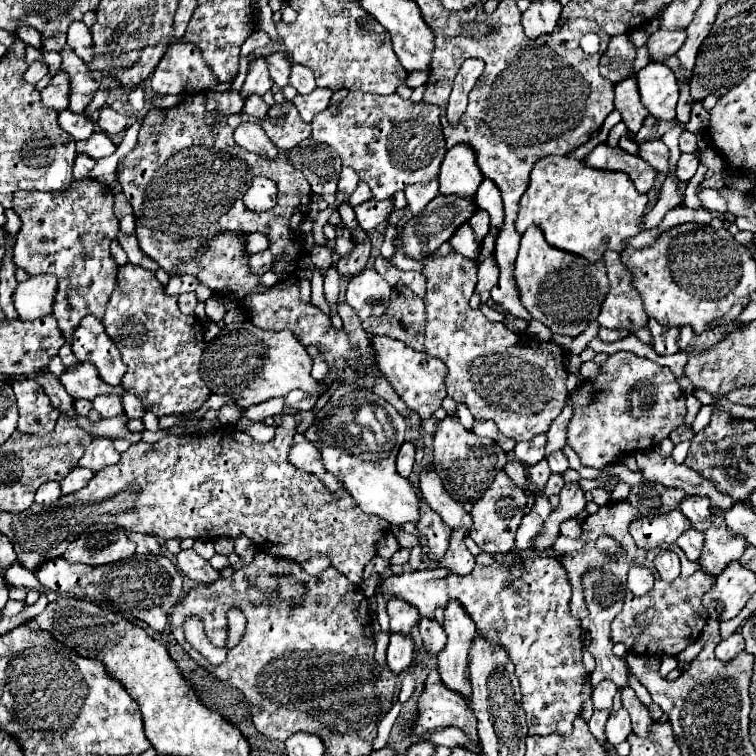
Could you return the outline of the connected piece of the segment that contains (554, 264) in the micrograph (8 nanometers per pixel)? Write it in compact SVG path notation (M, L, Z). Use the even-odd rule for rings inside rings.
M529 228L521 238L519 256L515 262L515 280L521 292L521 302L533 320L545 324L555 334L579 336L587 330L591 320L597 320L601 304L609 292L605 272L605 260L587 262L571 252L551 248L543 240L543 232L539 232L539 228Z

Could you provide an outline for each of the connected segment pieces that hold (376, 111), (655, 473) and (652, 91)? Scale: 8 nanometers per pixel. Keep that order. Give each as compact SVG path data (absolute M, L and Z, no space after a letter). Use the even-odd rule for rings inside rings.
M349 92L339 106L329 106L323 112L319 112L319 116L315 116L311 126L313 126L313 138L335 148L343 160L343 166L355 168L359 178L371 186L375 200L387 200L395 192L405 190L405 186L409 184L425 184L435 180L435 176L439 176L439 166L447 152L443 132L439 144L439 130L441 130L439 112L441 110L433 104L427 102L415 104L411 100L403 100L399 94L379 96L367 92Z
M655 450L651 452L637 452L637 466L643 474L643 480L647 482L659 482L667 488L681 488L689 496L705 496L711 500L713 506L727 510L733 506L733 500L729 496L723 496L703 476L697 472L691 472L685 464L675 464L671 456L661 456Z
M649 62L637 72L635 78L639 84L641 102L647 106L647 110L655 118L673 120L679 100L679 84L675 74L661 62Z

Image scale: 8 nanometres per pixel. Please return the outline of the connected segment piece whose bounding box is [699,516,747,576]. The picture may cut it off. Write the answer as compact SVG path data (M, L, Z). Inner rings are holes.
M715 516L715 524L711 524L711 528L705 532L705 546L699 564L707 574L719 576L727 564L743 556L745 548L745 538L729 532L723 516Z

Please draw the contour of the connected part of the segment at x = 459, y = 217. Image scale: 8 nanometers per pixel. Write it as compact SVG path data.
M439 194L433 198L433 202L427 204L427 208L419 214L413 216L405 228L403 228L403 236L395 240L395 244L401 244L401 248L405 250L407 256L411 258L423 258L427 252L435 252L443 242L449 242L449 238L455 234L455 230L469 222L469 218L473 216L473 212L477 210L475 204L475 196L473 198L461 198L461 196L445 196Z

